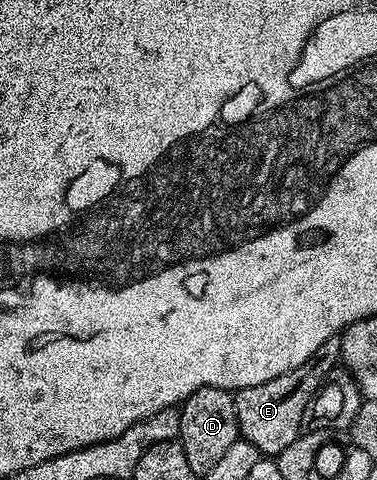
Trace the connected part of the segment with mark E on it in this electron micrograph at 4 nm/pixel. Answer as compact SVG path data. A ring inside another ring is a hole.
M340 335L327 338L315 354L303 366L287 370L279 374L279 378L271 378L271 382L263 382L259 386L247 386L236 393L237 430L240 439L251 442L266 457L275 458L286 446L291 446L303 429L303 410L307 410L307 402L316 394L317 389L325 383L333 368L341 360Z

